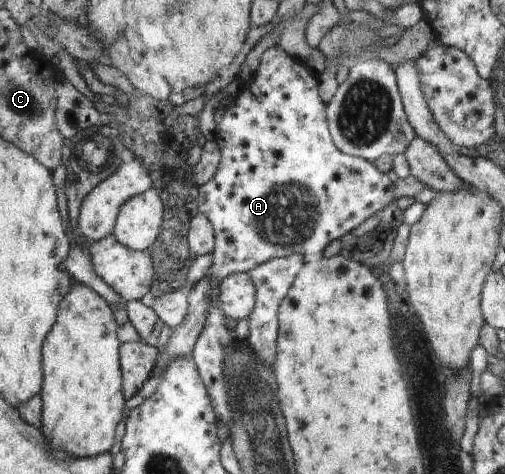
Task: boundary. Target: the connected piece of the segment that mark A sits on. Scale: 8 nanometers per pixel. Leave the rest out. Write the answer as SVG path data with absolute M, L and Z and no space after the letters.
M279 43L275 44L274 46L267 48L260 59L259 66L257 67L256 71L253 73L251 76L251 79L247 83L243 83L239 87L239 91L234 95L235 97L235 105L232 106L227 106L224 110L225 112L223 113L223 117L221 117L221 121L219 121L219 124L217 125L216 129L218 130L218 136L219 140L216 141L218 143L219 149L220 149L220 162L219 162L219 167L217 167L217 171L215 172L215 175L207 182L204 183L204 185L200 185L198 187L198 196L196 197L196 203L197 203L197 212L201 212L203 215L208 216L208 219L212 222L212 227L215 229L215 249L212 251L212 262L210 265L210 268L208 269L208 275L210 276L210 283L212 284L212 288L209 294L209 303L208 303L208 310L207 310L207 315L204 321L204 324L202 325L201 331L199 332L197 341L195 342L195 345L193 346L193 349L191 351L191 359L194 361L196 364L196 368L200 372L201 379L204 380L205 387L208 390L208 396L212 400L212 408L213 411L216 412L216 416L221 420L221 423L223 425L226 425L227 429L230 431L230 441L231 439L231 431L234 429L234 407L232 406L232 403L230 402L230 389L228 387L228 379L226 378L226 373L225 373L225 359L226 359L226 346L229 346L233 341L233 336L234 333L231 332L227 328L227 316L224 314L224 311L222 310L222 305L220 304L220 283L222 280L228 277L228 275L231 274L237 274L240 272L243 273L248 273L248 271L251 271L254 267L257 267L257 265L261 265L262 263L268 262L269 260L274 260L275 258L286 258L289 257L290 255L293 254L303 254L304 257L313 255L314 253L319 253L319 251L322 251L331 243L331 241L335 241L335 239L339 239L342 235L345 235L346 233L349 233L350 231L353 231L356 229L357 226L365 219L367 219L369 216L373 215L374 213L379 213L381 209L383 209L386 205L389 205L395 197L395 192L393 191L393 183L389 180L389 177L387 174L384 174L383 172L380 172L374 165L371 163L369 160L363 159L363 158L358 158L358 157L353 157L350 155L345 155L344 152L340 150L336 146L336 144L333 143L332 140L332 134L330 131L330 127L328 126L327 123L327 116L326 116L326 106L327 106L327 101L326 98L322 97L319 95L319 79L317 77L311 77L311 71L309 71L309 67L305 65L305 61L302 60L301 58L298 58L297 56L290 56L288 52L286 52L280 45Z

